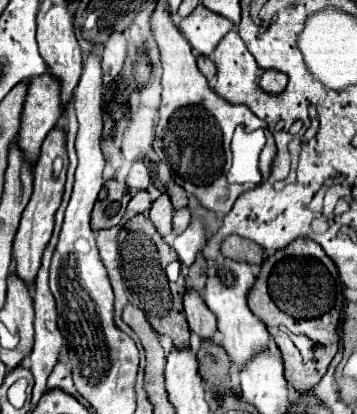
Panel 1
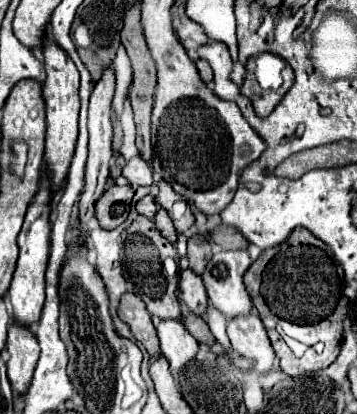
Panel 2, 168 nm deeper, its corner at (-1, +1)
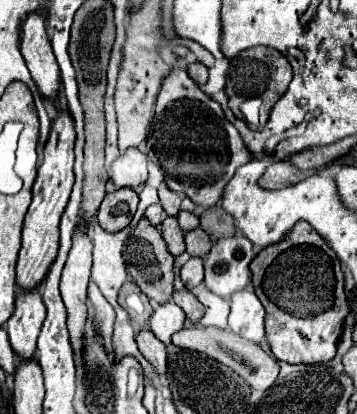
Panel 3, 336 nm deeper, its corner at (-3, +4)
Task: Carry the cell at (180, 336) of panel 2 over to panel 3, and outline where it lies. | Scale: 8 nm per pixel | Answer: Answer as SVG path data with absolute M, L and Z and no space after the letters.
M174 302L156 304L154 314L150 318L150 330L158 340L162 340L164 344L170 344L170 336L180 328L184 328L184 320L186 316L182 308L178 308Z

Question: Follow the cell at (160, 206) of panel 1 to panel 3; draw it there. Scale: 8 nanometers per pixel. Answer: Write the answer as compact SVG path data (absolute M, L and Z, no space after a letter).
M168 216L168 218L162 222L162 236L164 236L166 244L168 244L168 252L170 252L174 258L186 252L184 232L182 232L182 228L178 226L176 218Z

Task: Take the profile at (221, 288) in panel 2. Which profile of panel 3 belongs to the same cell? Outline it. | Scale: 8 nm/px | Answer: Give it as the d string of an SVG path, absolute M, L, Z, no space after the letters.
M226 236L212 244L204 260L204 284L224 296L230 298L232 292L246 288L250 282L250 262L254 258L252 242L242 236Z

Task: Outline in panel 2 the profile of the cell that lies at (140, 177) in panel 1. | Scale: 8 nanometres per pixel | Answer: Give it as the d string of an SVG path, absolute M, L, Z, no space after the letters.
M134 157L122 169L122 175L130 185L152 185L152 169L142 157Z

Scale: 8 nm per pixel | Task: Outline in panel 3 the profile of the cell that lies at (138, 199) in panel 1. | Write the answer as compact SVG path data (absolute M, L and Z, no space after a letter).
M154 204L154 206L150 206L150 208L146 210L146 218L150 220L150 224L152 224L152 226L160 226L160 224L162 224L162 220L166 218L166 212L162 210L162 206L160 206L160 204Z

